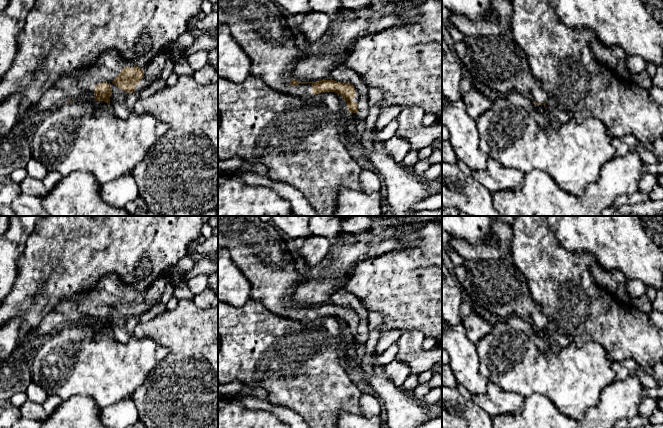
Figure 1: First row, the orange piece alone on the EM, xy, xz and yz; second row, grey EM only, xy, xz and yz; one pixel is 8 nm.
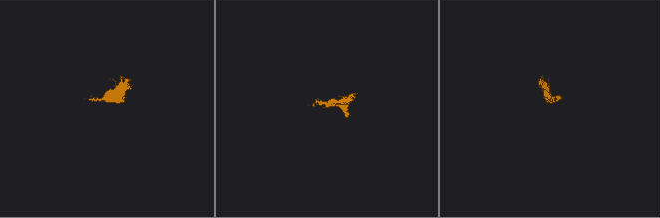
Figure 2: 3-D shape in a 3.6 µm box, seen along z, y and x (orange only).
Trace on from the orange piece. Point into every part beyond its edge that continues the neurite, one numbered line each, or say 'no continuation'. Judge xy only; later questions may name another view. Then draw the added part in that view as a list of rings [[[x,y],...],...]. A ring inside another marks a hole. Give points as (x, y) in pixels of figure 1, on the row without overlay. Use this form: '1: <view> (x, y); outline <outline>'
1: xy (109, 288); outline [[[117,275],[101,277],[82,302],[65,300],[50,311],[40,325],[29,332],[26,342],[34,337],[45,339],[67,324],[95,323],[94,311],[104,305],[112,307],[126,290],[133,292],[134,288],[125,284]]]
2: xy (152, 296); outline [[[159,276],[146,291],[142,292],[144,300],[140,307],[135,311],[136,317],[161,302],[162,293],[165,289],[166,283],[165,278],[163,276]]]

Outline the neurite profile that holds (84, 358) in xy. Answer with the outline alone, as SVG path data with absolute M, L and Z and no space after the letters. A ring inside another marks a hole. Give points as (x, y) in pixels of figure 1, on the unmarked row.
M75 323L64 326L45 338L33 355L31 381L42 386L48 395L55 395L65 401L74 395L89 396L99 408L108 407L121 399L129 398L147 379L151 371L169 354L169 349L149 338L131 337L128 343L117 341L110 329L95 323Z

